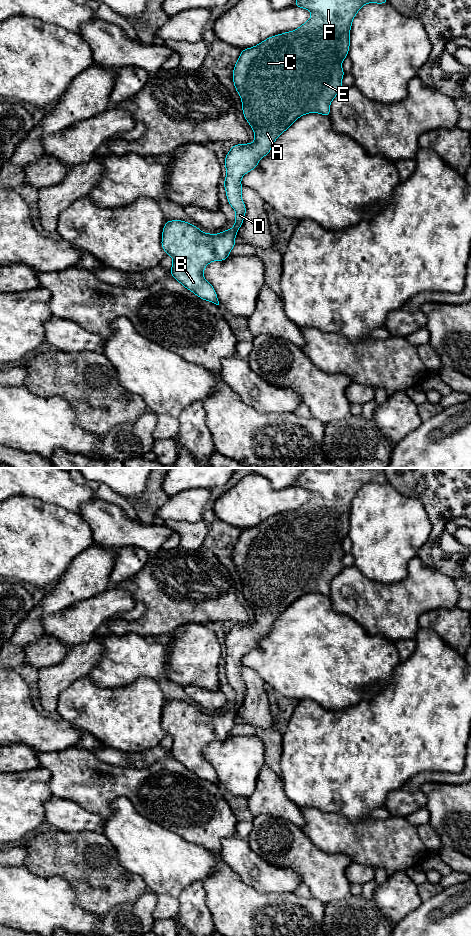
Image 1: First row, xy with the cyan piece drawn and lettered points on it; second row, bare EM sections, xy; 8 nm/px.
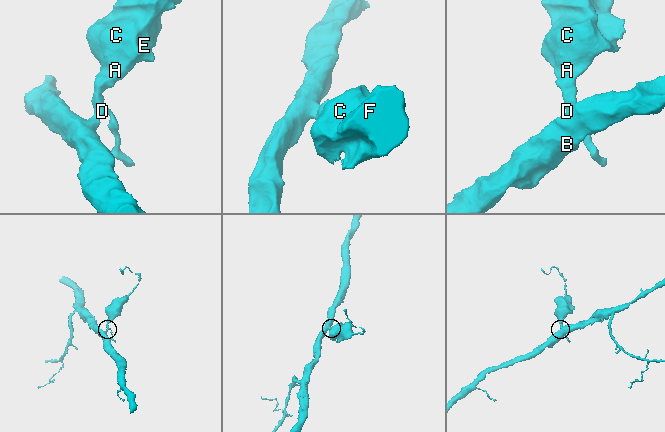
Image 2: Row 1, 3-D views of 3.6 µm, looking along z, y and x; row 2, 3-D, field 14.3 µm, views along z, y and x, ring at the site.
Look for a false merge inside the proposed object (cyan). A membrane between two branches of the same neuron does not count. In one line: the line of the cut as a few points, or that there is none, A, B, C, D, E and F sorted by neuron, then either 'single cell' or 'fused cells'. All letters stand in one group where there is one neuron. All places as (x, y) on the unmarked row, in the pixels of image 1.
no cut; A B C D E F; single cell

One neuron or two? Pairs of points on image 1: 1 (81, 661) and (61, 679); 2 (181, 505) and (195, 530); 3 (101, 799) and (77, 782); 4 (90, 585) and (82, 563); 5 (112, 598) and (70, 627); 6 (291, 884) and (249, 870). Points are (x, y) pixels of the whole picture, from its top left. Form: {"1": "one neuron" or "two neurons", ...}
{"1": "one neuron", "2": "two neurons", "3": "one neuron", "4": "one neuron", "5": "one neuron", "6": "one neuron"}

